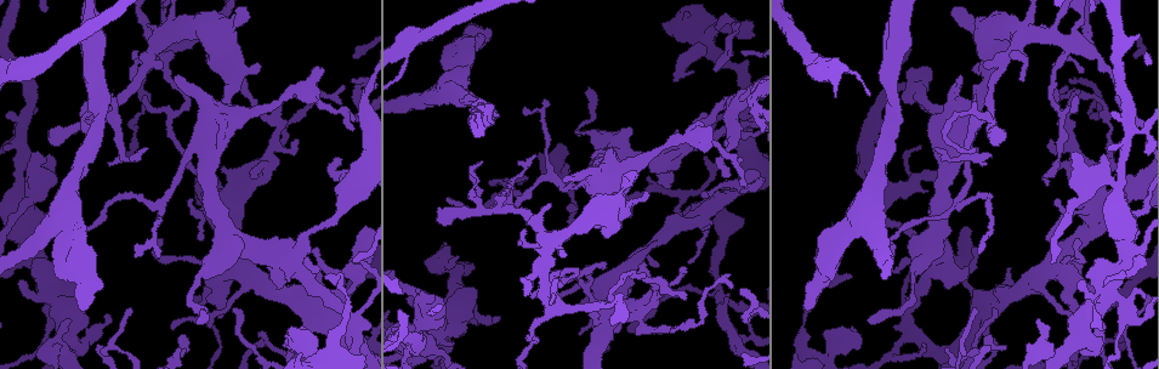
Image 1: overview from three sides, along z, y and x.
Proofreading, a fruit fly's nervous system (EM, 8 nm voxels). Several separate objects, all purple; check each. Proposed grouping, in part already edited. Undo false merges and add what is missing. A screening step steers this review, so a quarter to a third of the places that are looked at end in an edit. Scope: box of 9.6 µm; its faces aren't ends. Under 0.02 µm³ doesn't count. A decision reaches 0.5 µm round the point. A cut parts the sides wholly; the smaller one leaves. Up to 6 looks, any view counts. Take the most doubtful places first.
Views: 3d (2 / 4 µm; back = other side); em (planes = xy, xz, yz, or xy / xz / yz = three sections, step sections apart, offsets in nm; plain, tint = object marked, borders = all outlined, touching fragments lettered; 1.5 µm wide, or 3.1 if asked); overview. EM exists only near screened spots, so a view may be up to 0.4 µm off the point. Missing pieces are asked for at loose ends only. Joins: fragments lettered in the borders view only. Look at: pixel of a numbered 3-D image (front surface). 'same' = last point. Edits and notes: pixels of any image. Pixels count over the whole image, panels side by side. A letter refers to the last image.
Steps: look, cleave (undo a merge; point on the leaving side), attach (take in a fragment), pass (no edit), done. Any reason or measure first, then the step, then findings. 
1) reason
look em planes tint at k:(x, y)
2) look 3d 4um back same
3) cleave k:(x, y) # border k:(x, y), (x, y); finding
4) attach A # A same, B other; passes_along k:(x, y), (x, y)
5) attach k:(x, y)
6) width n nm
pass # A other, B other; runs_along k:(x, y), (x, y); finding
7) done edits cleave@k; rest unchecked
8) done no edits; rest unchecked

four or more arms meet
look em planes borders at 1:(449, 325)

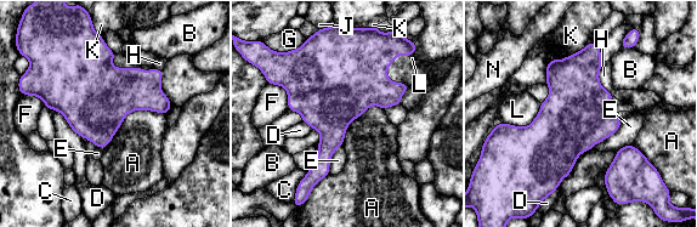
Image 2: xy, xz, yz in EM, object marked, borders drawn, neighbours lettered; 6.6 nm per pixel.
pass # A other, B other, C other, D other, E other, F other, G other, H other, J other, K other, L other, N other; border 2:(540, 103), (527, 125), (502, 123); all the same neuron

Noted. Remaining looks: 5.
an open end
look em planes borders at 1:(442, 318)

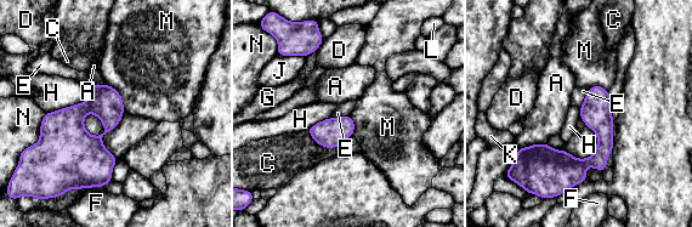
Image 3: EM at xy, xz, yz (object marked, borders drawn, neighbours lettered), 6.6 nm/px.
longest_contact H 340 nm
pass # A other, C other, D other, E other, F other, G other, H other, J other, K other, L other, M other, N other; border 3:(89, 86), (84, 101), (45, 113); none of them fits

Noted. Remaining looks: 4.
branch stops here
look 3d 4um at 1:(743, 159)

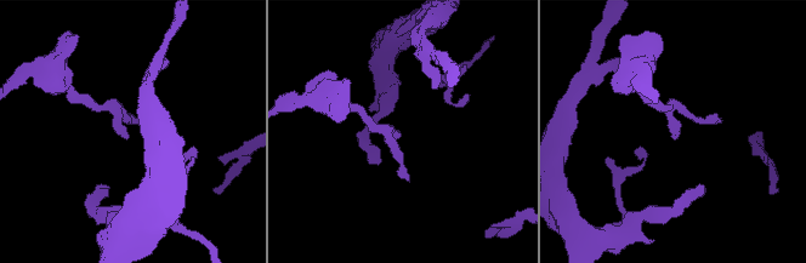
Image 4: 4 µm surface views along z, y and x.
need the tissue
look em xz step 4 tint at 4:(128, 134)

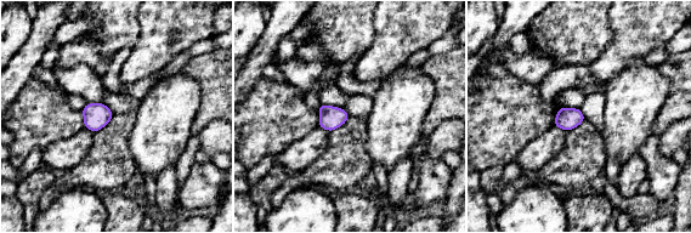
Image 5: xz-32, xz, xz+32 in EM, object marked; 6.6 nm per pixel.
see the neighbours
look em xz step 4 borders same

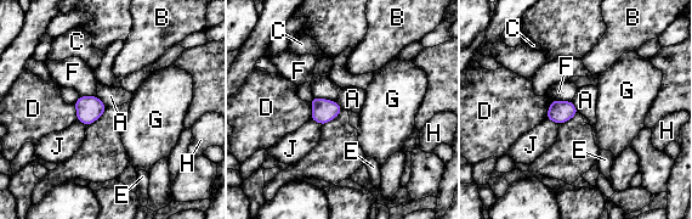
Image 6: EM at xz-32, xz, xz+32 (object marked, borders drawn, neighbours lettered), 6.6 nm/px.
longest_contact D 140 nm
pass # A other, B other, C other, D other, E other, F other, G other, H other, J other; border 6:(571, 101), (578, 112); none of them fits

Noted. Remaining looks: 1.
done no edits; rest unchecked

